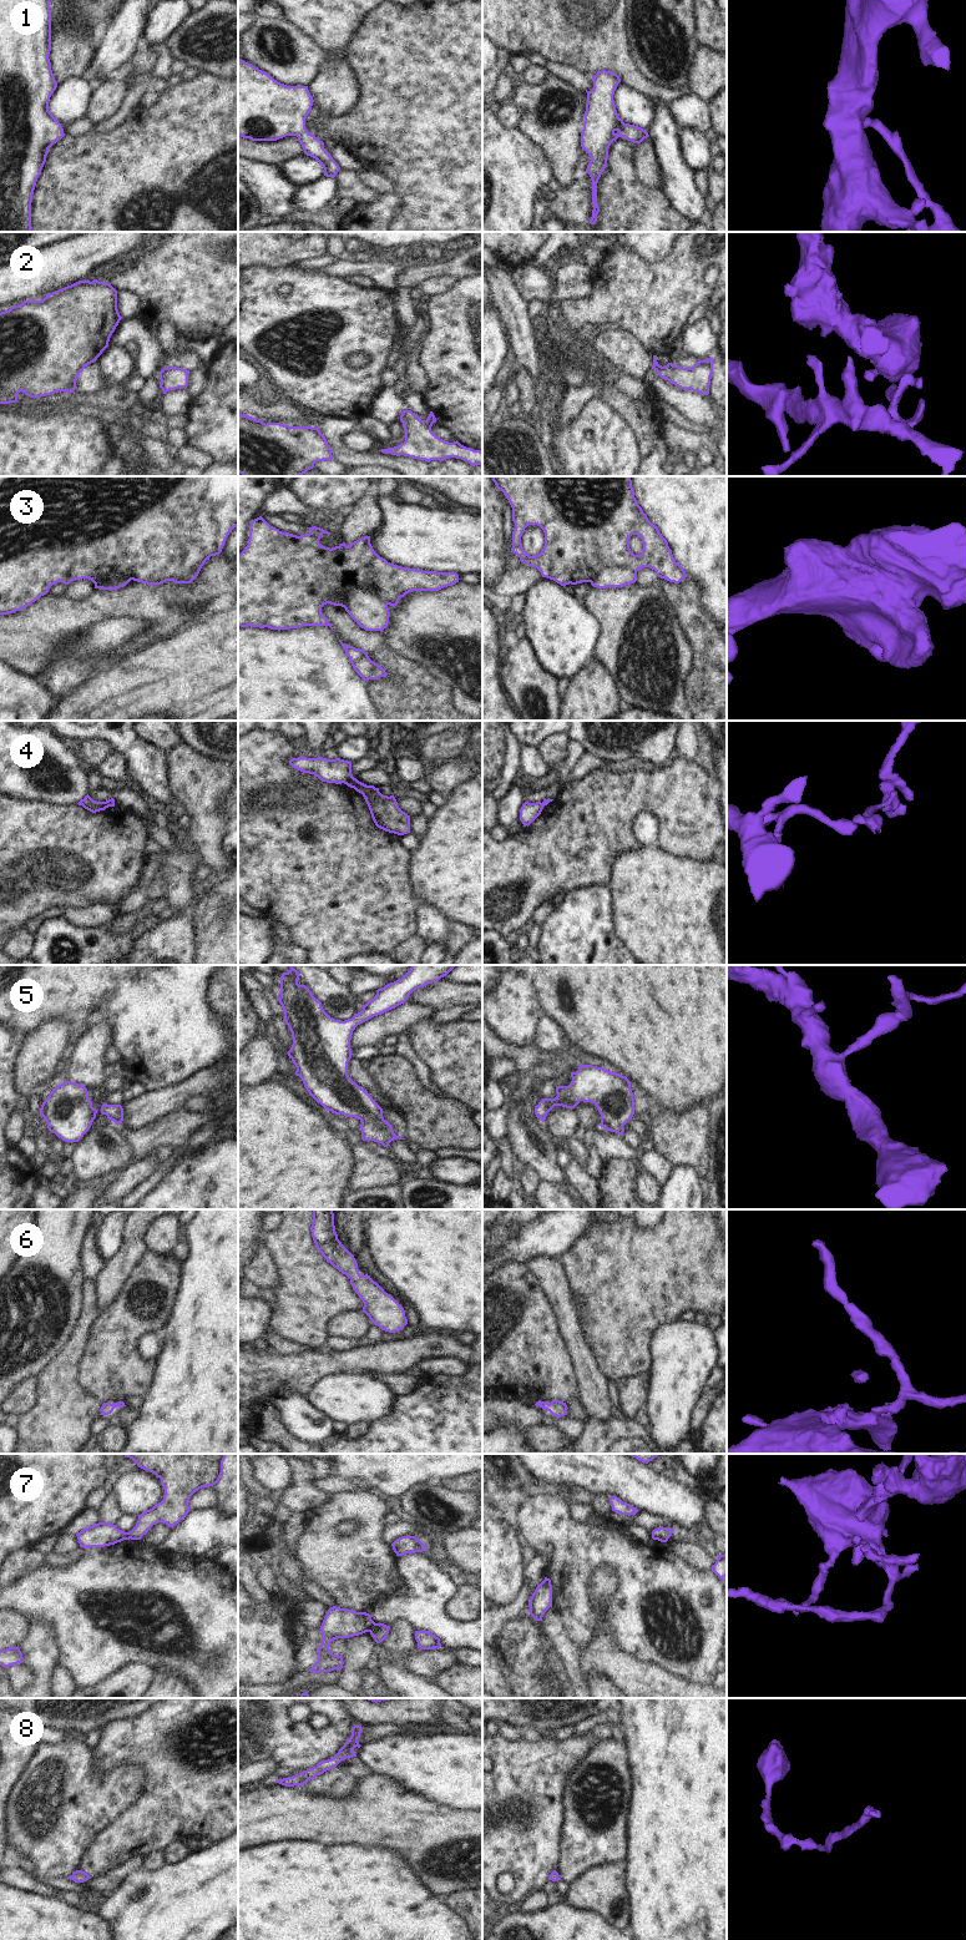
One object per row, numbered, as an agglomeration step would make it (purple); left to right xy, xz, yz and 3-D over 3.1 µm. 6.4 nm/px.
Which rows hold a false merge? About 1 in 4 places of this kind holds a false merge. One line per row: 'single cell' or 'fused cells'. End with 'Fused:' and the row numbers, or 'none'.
1: single cell
2: single cell
3: fused cells
4: fused cells
5: single cell
6: single cell
7: fused cells
8: single cell
Fused: 3, 4, 7

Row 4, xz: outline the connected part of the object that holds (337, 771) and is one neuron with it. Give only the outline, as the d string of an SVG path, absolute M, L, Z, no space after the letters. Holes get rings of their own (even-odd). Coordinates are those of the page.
M302 756L292 758L289 764L303 773L314 774L322 782L327 783L347 784L349 780L354 779L351 774L351 762L340 758L307 758Z

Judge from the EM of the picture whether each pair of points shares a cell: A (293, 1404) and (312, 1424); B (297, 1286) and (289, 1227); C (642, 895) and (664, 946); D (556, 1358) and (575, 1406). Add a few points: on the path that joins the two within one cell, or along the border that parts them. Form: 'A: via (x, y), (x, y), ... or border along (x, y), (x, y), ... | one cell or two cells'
A: via (297, 1409), (307, 1419) | one cell
B: via (297, 1271), (297, 1258), (292, 1242) | one cell
C: via (655, 908), (664, 918), (664, 934) | one cell
D: border along (578, 1397), (573, 1397), (566, 1403) | two cells

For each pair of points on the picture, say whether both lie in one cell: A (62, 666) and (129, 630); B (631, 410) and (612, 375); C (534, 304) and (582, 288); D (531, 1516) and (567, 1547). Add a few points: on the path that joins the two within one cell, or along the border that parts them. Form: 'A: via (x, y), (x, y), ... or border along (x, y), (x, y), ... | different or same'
A: via (79, 657), (105, 642), (112, 635) | same
B: via (622, 402), (611, 390), (611, 384) | same
C: border along (529, 301), (541, 298), (547, 303) | different
D: via (540, 1520), (559, 1539) | same

